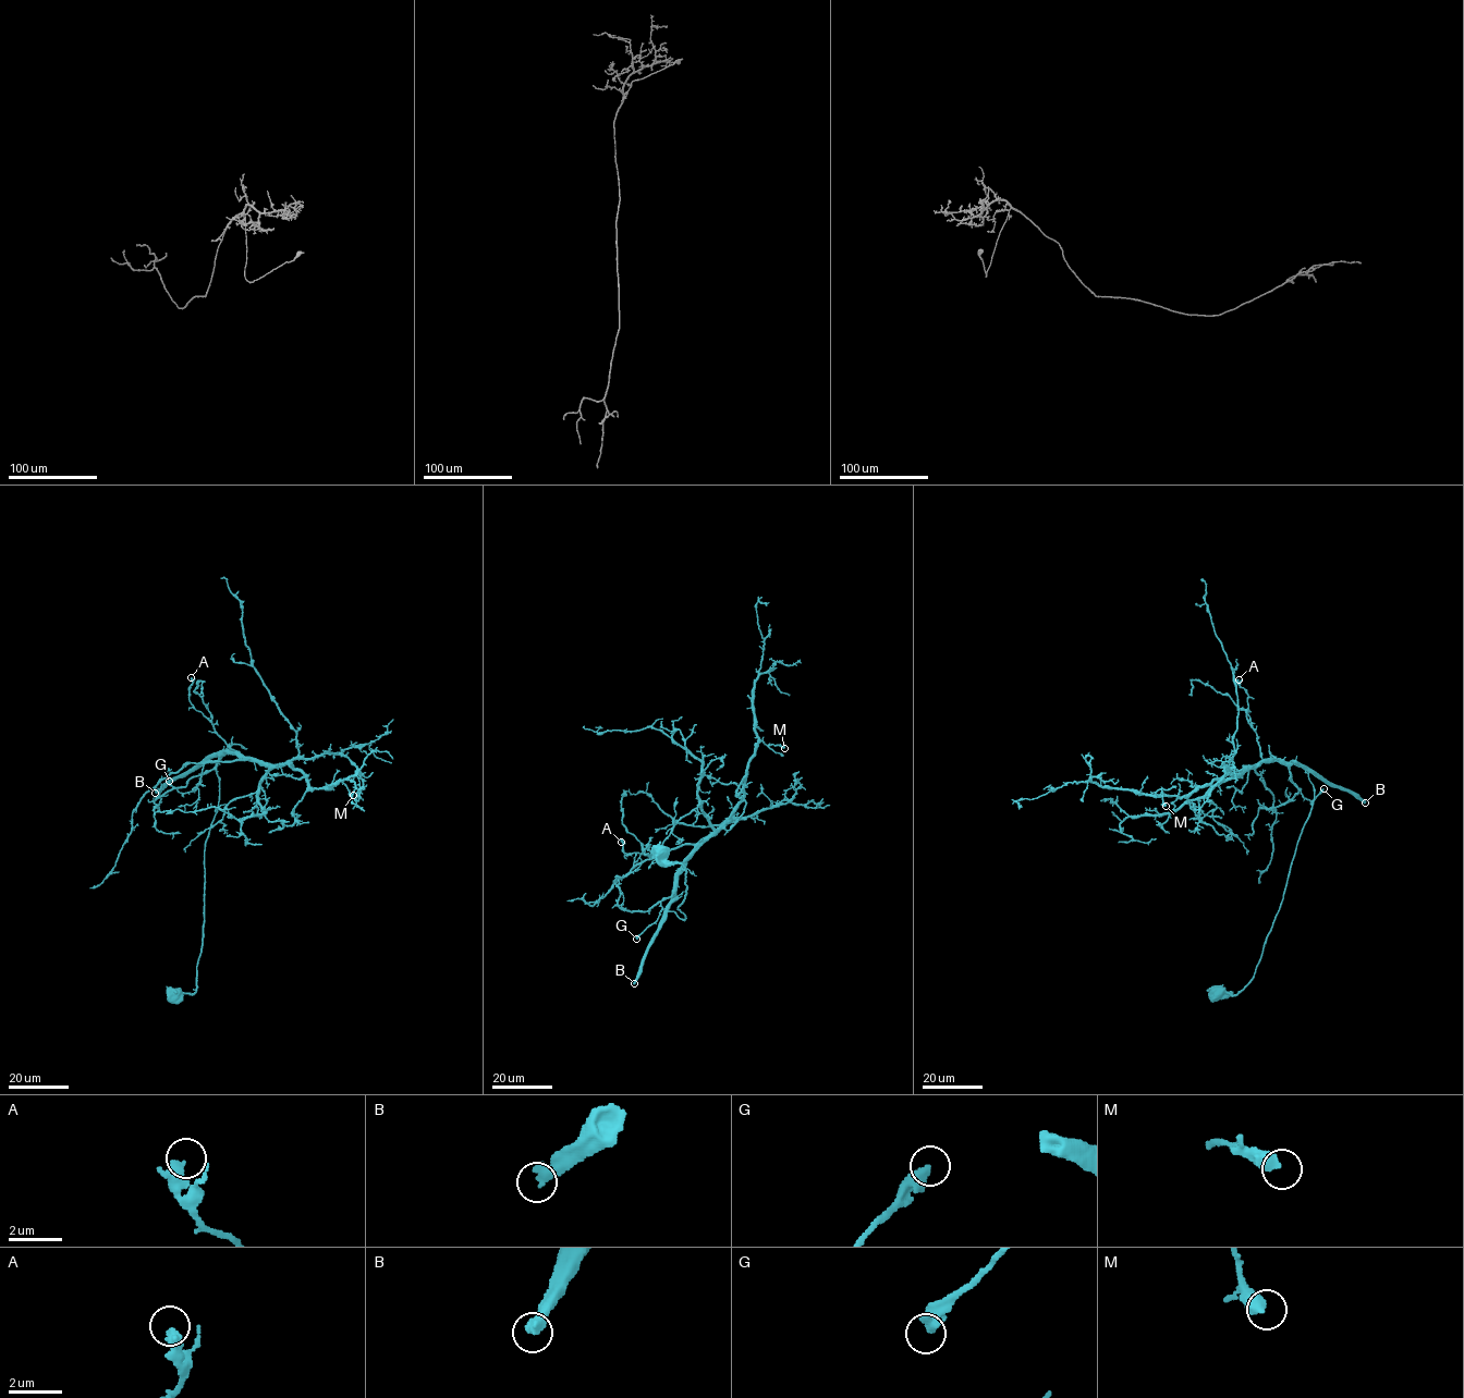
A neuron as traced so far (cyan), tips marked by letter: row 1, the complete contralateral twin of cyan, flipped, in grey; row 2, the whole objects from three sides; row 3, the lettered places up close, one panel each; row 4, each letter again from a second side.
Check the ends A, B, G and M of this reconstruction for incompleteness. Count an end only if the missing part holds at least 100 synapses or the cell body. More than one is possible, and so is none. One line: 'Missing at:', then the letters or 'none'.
Missing at: B

